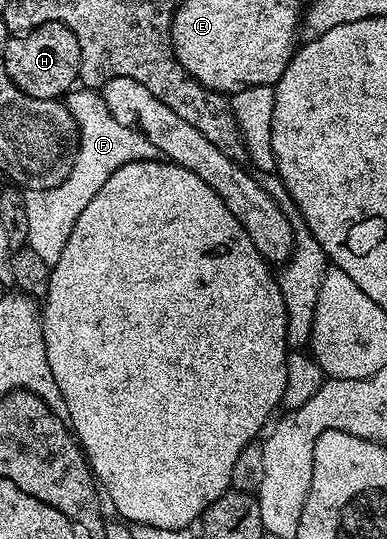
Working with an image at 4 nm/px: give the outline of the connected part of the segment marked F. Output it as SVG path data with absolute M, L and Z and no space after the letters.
M86 87L76 88L66 94L65 104L73 115L77 130L77 148L66 170L67 178L64 181L62 178L51 189L28 189L25 193L25 211L29 211L27 245L37 251L37 256L48 267L61 259L61 251L65 251L65 243L69 243L69 235L73 235L77 215L89 207L89 199L105 187L105 179L109 179L117 167L138 161L157 161L161 157L158 147L144 133L125 127L125 123L117 123L117 119L109 115L109 109L98 92Z

